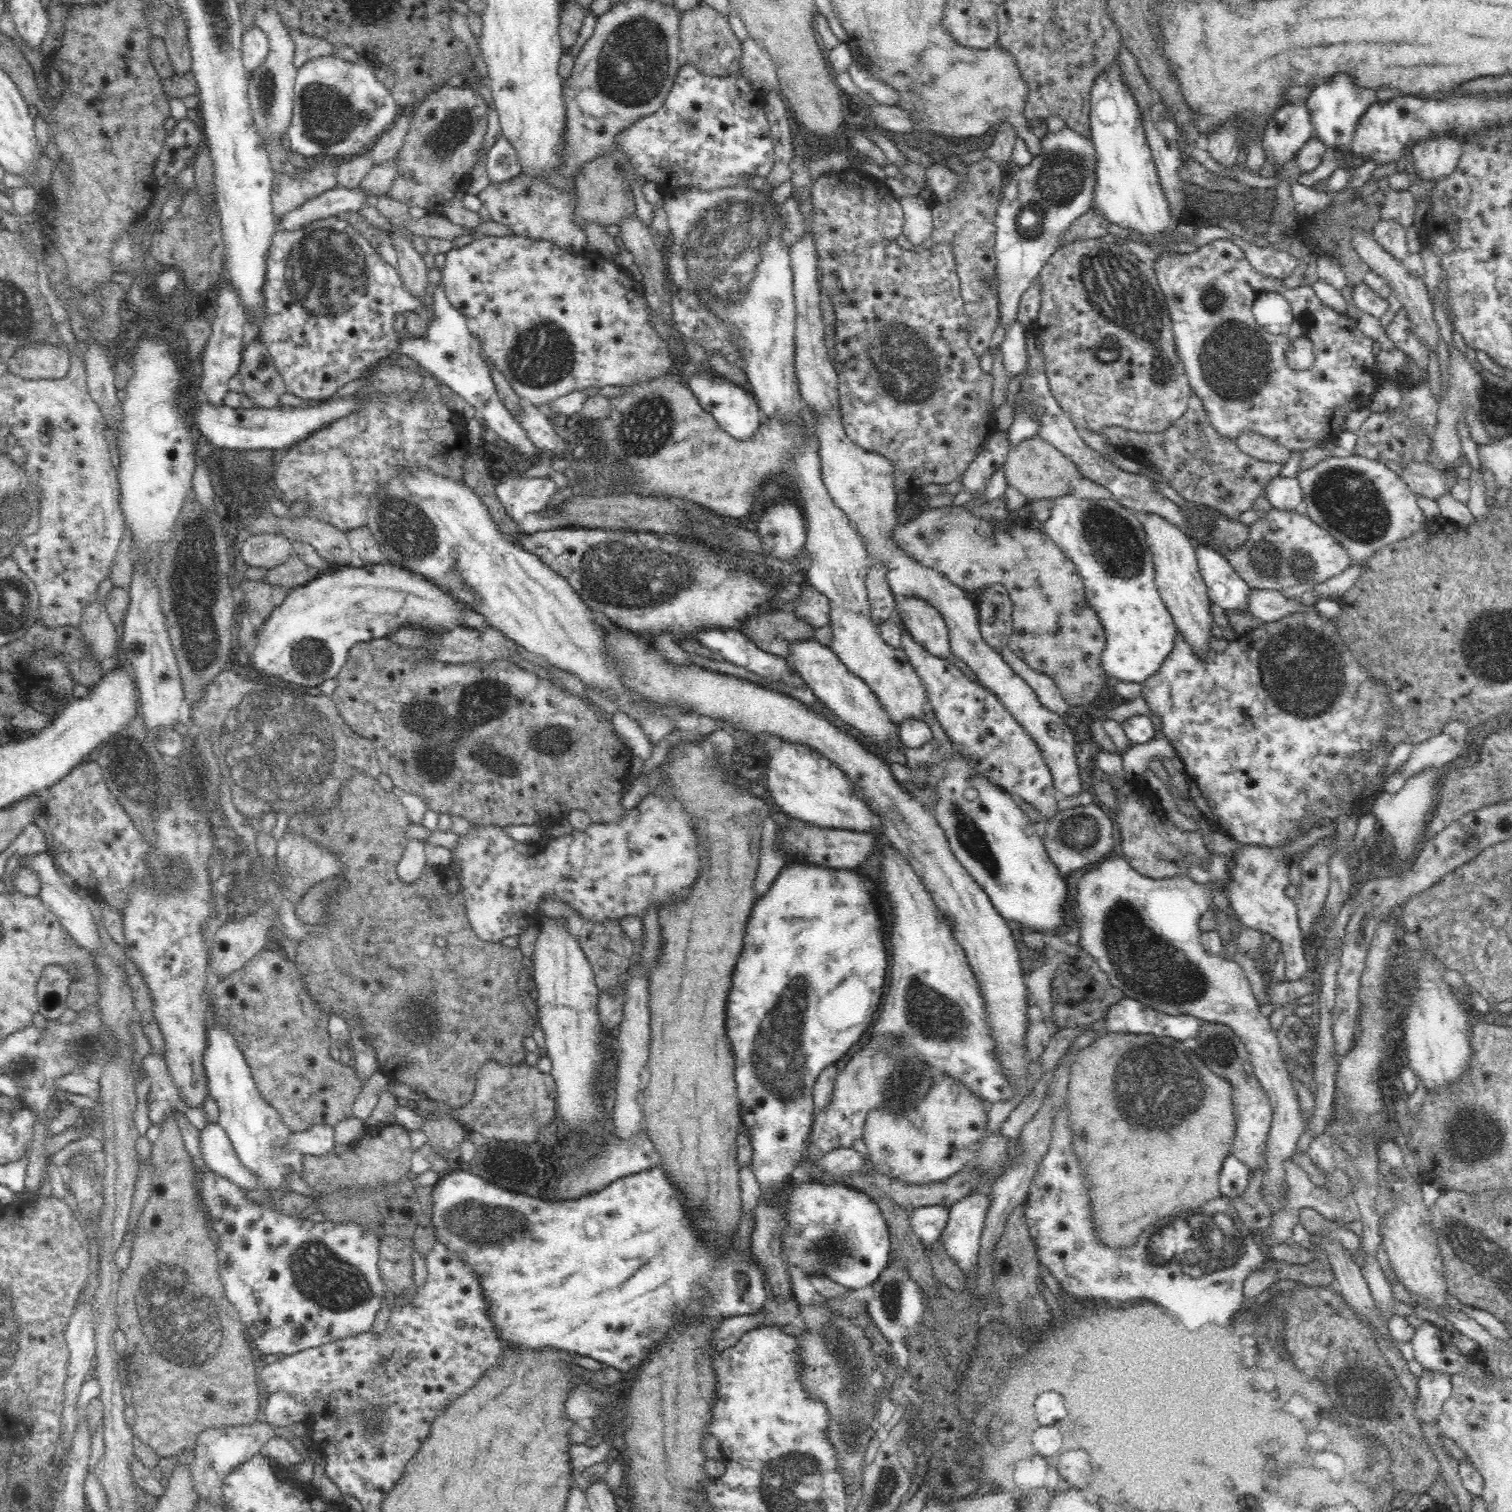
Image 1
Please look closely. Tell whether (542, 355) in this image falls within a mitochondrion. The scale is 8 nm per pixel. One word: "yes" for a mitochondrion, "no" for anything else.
yes

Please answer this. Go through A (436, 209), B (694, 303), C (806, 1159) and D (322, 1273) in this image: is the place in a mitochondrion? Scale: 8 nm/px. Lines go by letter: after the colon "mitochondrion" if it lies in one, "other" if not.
A: other
B: mitochondrion
C: other
D: mitochondrion

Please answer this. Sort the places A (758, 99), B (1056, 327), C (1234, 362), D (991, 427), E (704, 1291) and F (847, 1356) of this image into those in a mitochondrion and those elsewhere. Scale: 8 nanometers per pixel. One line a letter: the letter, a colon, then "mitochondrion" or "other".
A: other
B: other
C: mitochondrion
D: other
E: mitochondrion
F: mitochondrion

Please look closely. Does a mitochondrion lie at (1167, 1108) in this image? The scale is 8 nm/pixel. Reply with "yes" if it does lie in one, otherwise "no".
yes

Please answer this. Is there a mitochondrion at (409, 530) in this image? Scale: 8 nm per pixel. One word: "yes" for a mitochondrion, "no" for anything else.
yes

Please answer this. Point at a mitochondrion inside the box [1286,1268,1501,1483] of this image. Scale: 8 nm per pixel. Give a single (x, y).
(1367, 1388)

